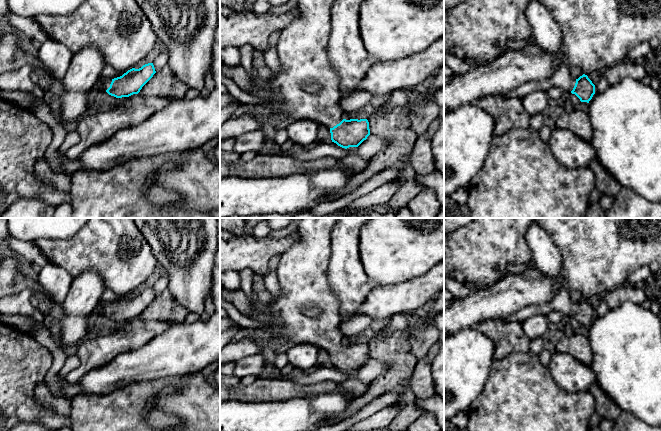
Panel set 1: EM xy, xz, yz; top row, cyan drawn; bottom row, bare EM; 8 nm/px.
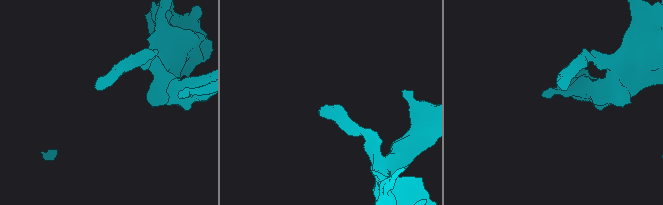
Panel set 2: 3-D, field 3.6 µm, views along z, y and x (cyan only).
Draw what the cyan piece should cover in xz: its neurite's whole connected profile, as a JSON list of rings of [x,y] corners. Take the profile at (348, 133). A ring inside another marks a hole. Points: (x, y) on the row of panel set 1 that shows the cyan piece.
[[[299,0],[298,7],[300,8],[300,15],[294,19],[281,33],[280,33],[280,39],[277,45],[278,49],[278,57],[279,61],[281,63],[281,67],[278,71],[274,72],[274,76],[269,79],[269,84],[266,91],[266,95],[271,98],[271,103],[268,107],[271,107],[277,111],[277,114],[283,115],[286,118],[291,119],[310,119],[317,121],[319,124],[322,124],[330,129],[331,133],[331,140],[332,142],[336,143],[338,146],[342,148],[349,148],[349,147],[358,147],[364,140],[367,139],[367,137],[370,135],[370,129],[369,129],[369,122],[367,119],[350,119],[346,120],[345,113],[341,109],[339,105],[339,100],[341,99],[341,95],[339,92],[339,83],[340,83],[340,77],[338,72],[332,67],[329,57],[328,57],[328,41],[331,31],[331,8],[334,0]],[[305,83],[313,83],[318,84],[320,86],[320,90],[317,93],[309,93],[304,89]]]

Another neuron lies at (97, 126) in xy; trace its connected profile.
[[[129,96],[120,106],[110,110],[92,109],[77,120],[79,142],[65,152],[71,161],[77,161],[91,146],[111,138],[117,131],[141,124],[168,106],[174,99],[168,96]]]

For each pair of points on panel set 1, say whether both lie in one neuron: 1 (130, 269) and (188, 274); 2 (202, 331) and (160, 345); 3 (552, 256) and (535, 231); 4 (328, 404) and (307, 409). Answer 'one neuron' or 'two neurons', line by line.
1: two neurons
2: one neuron
3: one neuron
4: one neuron

